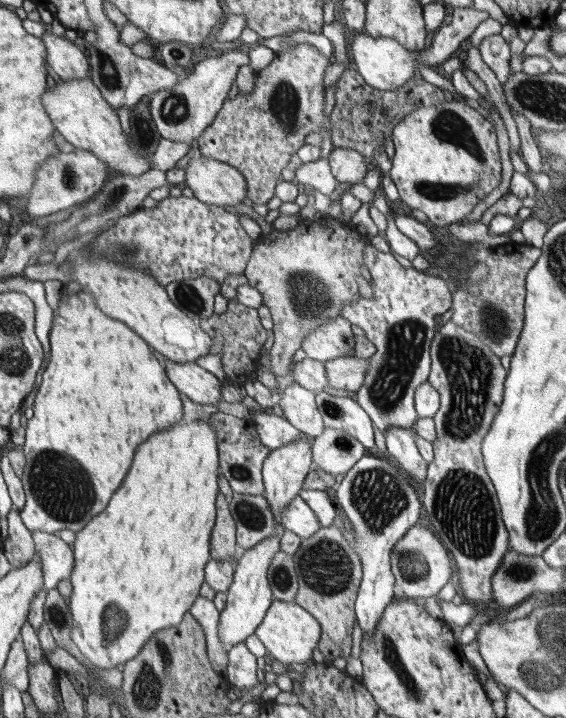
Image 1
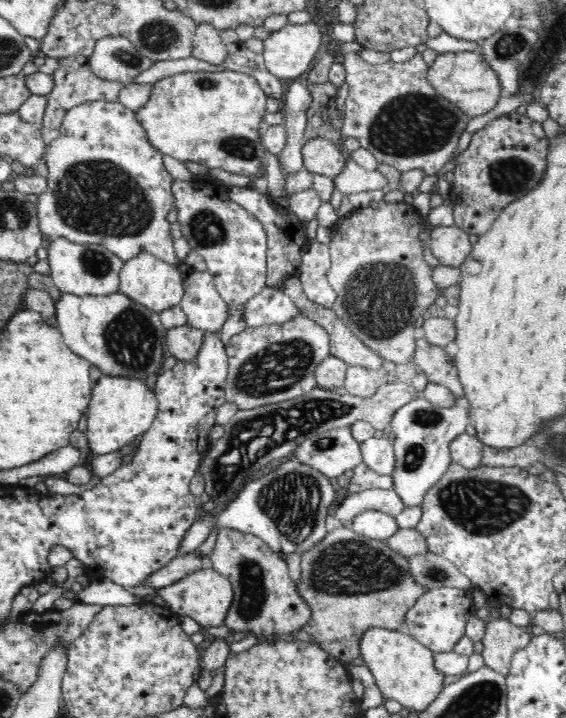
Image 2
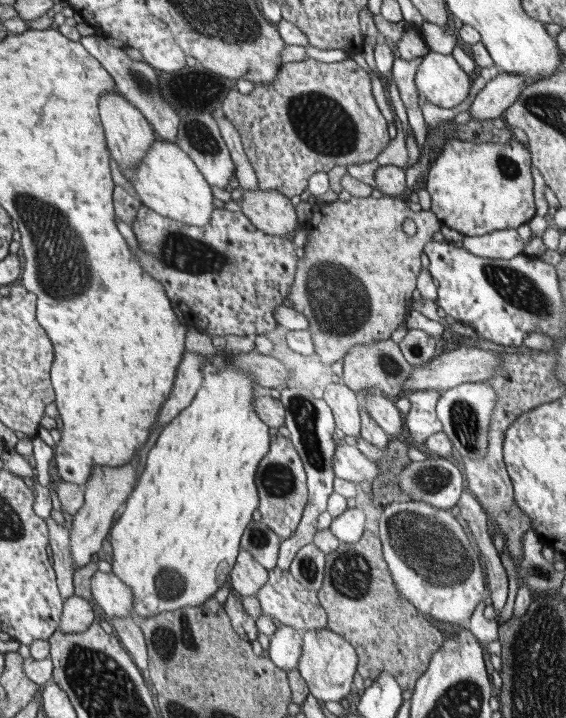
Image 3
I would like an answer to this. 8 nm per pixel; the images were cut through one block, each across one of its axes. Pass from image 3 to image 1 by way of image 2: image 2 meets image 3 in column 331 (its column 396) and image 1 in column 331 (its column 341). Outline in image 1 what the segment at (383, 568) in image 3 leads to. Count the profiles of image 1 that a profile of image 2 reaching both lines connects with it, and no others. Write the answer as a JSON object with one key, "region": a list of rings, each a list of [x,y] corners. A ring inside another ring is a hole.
{"region":[[[322,527],[310,538],[302,539],[298,551],[293,554],[299,574],[299,587],[294,601],[312,613],[322,626],[323,634],[320,635],[317,651],[319,658],[326,662],[350,655],[353,626],[357,620],[356,595],[359,594],[364,572],[360,556],[347,542],[337,527]]]}

